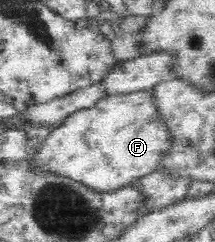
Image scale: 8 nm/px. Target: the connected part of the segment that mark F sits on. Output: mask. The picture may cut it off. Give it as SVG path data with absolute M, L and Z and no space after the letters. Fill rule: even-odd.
M137 91L121 95L111 95L98 100L91 107L72 113L63 123L51 130L47 139L35 149L31 155L31 168L43 174L55 174L83 184L97 193L105 193L121 189L155 172L155 167L163 158L163 151L169 147L169 130L157 114L154 98L150 92Z

